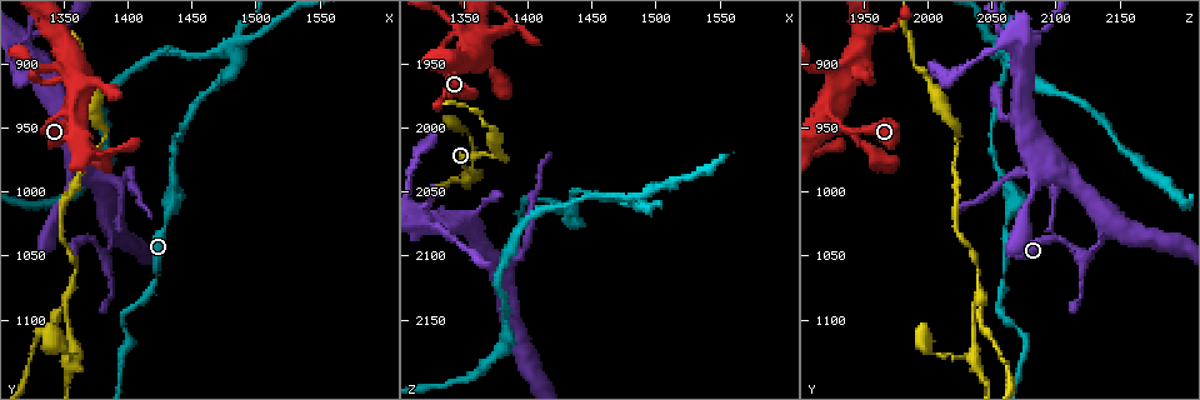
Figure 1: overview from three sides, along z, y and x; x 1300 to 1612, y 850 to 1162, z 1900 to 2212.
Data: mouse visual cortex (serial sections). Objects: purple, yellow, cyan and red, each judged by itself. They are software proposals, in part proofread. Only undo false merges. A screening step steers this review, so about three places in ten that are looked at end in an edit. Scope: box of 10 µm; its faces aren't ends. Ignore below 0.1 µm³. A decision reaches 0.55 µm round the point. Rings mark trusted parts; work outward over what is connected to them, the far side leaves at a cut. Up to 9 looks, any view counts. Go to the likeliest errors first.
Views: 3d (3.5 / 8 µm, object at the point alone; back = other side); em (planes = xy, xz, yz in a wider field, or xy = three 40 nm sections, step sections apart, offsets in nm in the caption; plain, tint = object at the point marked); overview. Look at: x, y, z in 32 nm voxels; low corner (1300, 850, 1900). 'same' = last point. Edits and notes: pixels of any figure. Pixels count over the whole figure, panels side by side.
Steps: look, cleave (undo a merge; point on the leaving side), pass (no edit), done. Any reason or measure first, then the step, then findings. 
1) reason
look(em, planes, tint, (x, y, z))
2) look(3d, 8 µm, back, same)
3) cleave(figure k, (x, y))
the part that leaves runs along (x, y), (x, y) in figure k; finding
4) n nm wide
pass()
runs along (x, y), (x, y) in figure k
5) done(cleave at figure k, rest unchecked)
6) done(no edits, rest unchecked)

branch point
look(3d, 3.5 µm, (1350, 1084, 2040))

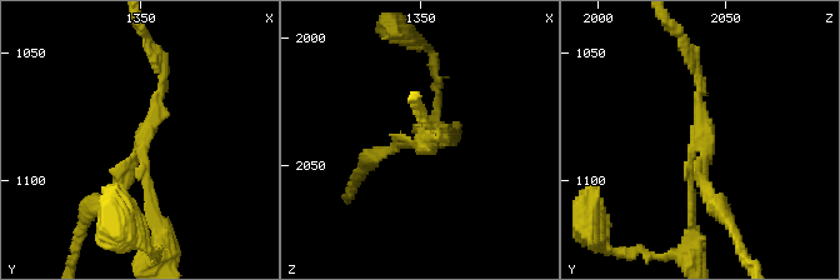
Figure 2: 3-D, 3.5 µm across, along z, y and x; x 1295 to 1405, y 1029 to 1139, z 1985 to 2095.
look(em, xy, step 1, tint, (1351, 1085, 2041))

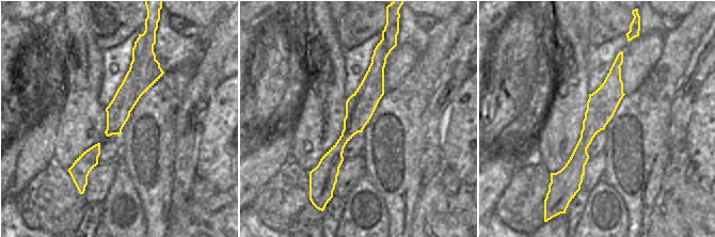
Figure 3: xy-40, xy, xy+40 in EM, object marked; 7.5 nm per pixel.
arms of 100, 100, 150 nm
cleave(figure 2, (704, 183))
border along (155, 59), (143, 66), (142, 94) in figure 3; two cells meet here

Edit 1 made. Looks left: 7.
look(overview)

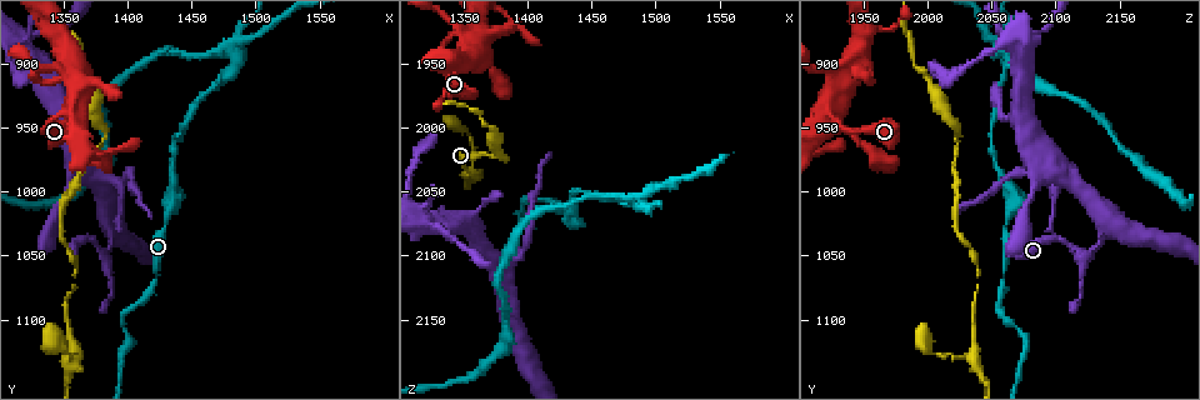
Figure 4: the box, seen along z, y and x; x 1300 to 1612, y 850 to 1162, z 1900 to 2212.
abrupt turn
look(3d, 3.5 µm, back, (1384, 1052, 2122))

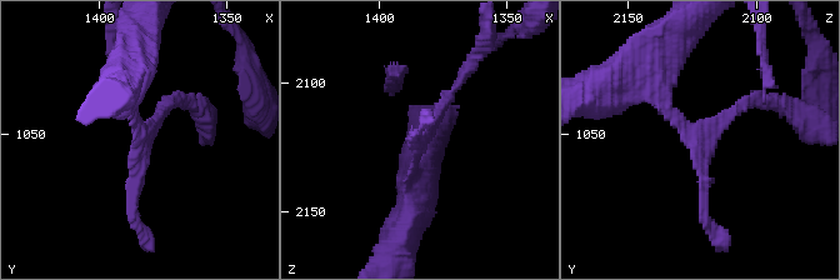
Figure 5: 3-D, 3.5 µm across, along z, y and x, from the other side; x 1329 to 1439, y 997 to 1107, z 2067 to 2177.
shape alone is not enough
look(em, xy, step 1, tint, (1383, 1051, 2124))

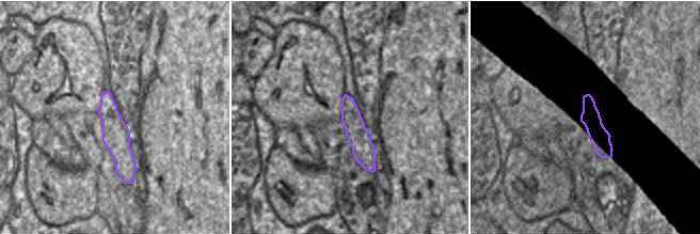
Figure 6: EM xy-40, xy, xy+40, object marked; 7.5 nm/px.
look(em, xy, step 2, tint, same)

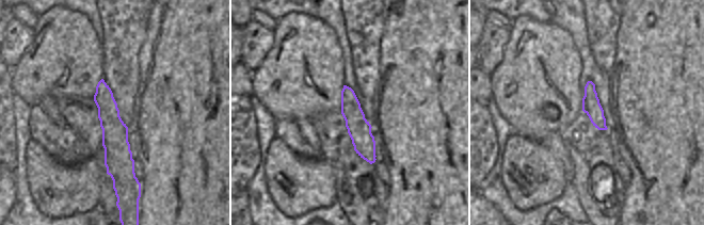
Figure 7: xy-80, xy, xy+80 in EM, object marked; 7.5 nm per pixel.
180 nm wide
pass()
runs along (101, 83), (114, 129), (121, 180) in figure 7; one cell here

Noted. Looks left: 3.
look(3d, 3.5 µm, (1356, 936, 1924))

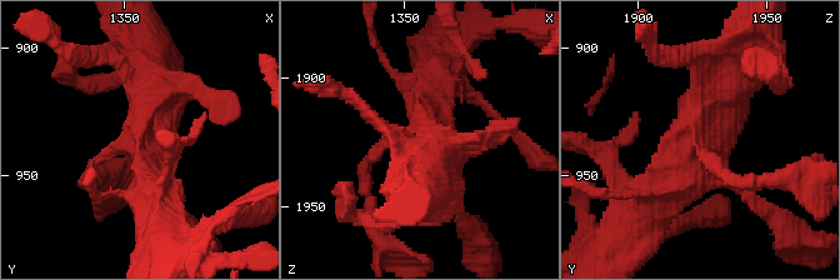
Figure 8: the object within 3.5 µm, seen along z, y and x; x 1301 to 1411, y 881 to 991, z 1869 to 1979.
look(em, xy, step 1, tint, (1356, 939, 1922))

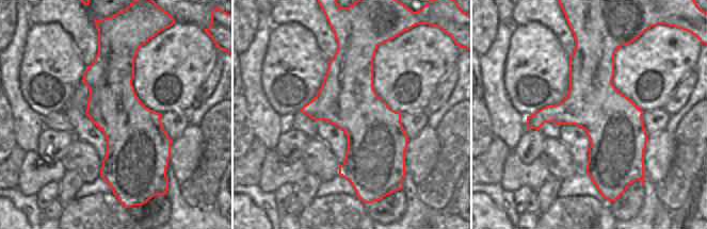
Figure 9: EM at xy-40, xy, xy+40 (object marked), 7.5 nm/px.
pass()
runs along (83, 183), (144, 136), (155, 75) in figure 8; continuous, no second cell

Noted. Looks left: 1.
done(cleave at figure 2, rest unchecked)

